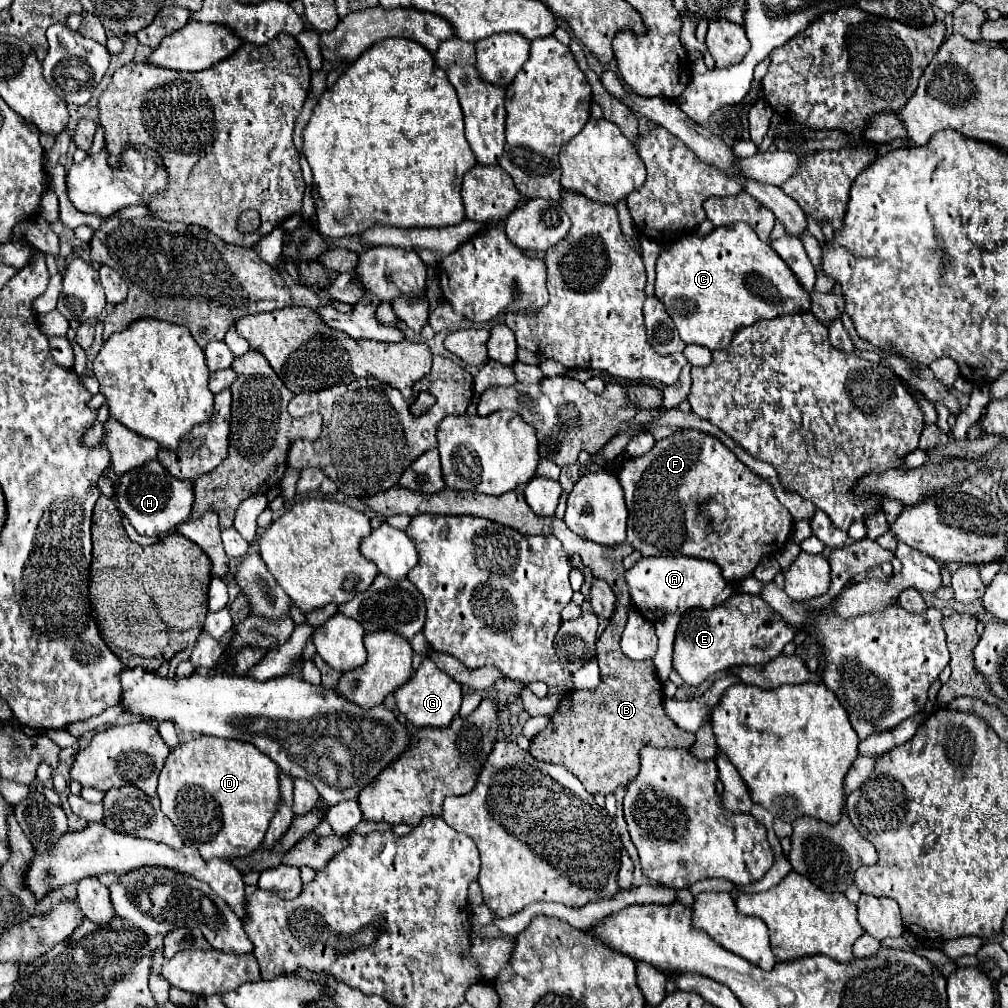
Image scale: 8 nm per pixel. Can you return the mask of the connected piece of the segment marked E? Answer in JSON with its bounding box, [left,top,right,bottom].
[673,593,797,685]

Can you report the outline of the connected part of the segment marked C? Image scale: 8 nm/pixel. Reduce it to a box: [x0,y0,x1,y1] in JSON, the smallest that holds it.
[655,223,811,351]

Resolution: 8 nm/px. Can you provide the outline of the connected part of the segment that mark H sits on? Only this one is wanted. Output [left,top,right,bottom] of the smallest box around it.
[119,461,195,539]

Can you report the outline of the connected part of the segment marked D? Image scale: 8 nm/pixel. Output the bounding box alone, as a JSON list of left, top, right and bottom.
[157,735,281,861]

